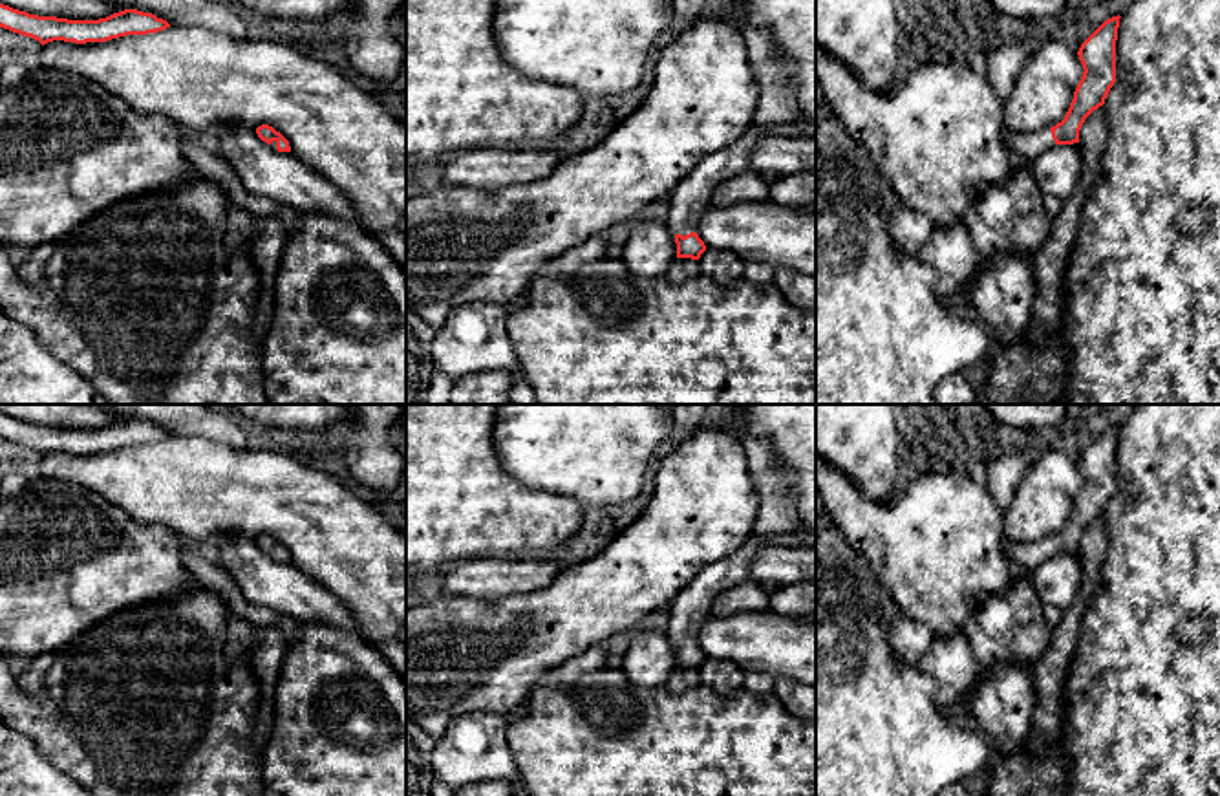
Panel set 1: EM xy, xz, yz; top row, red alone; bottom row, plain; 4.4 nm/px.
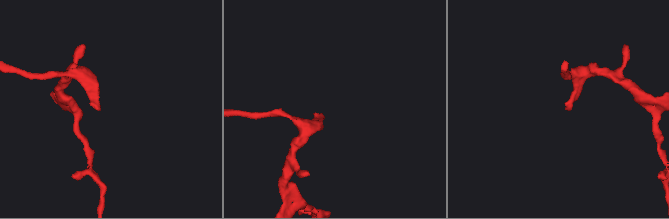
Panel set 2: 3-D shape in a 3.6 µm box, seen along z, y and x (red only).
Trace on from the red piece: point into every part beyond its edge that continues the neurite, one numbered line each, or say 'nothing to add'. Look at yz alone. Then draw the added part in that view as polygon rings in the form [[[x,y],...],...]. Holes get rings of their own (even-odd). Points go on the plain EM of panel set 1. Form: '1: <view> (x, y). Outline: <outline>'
1: yz (1028, 555). Outline: [[[1006,540],[1006,553],[1013,564],[1019,564],[1028,571],[1035,571],[1044,560],[1055,556],[1050,540],[1043,540],[1039,543],[1017,543]]]

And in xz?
1: xz (791, 429). Outline: [[[735,404],[733,408],[744,414],[744,426],[735,436],[739,439],[744,436],[766,437],[777,461],[796,474],[792,492],[799,529],[776,538],[752,536],[741,551],[706,565],[669,606],[666,635],[671,644],[695,642],[701,622],[710,617],[713,598],[746,580],[748,565],[761,549],[772,545],[816,549],[816,404]]]

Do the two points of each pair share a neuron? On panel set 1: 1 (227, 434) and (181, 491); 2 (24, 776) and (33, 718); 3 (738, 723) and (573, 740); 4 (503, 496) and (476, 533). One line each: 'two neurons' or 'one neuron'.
1: two neurons
2: two neurons
3: one neuron
4: one neuron

